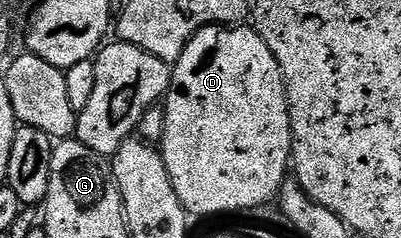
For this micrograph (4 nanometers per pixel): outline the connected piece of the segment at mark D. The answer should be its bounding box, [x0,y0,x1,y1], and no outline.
[161,24,293,215]

